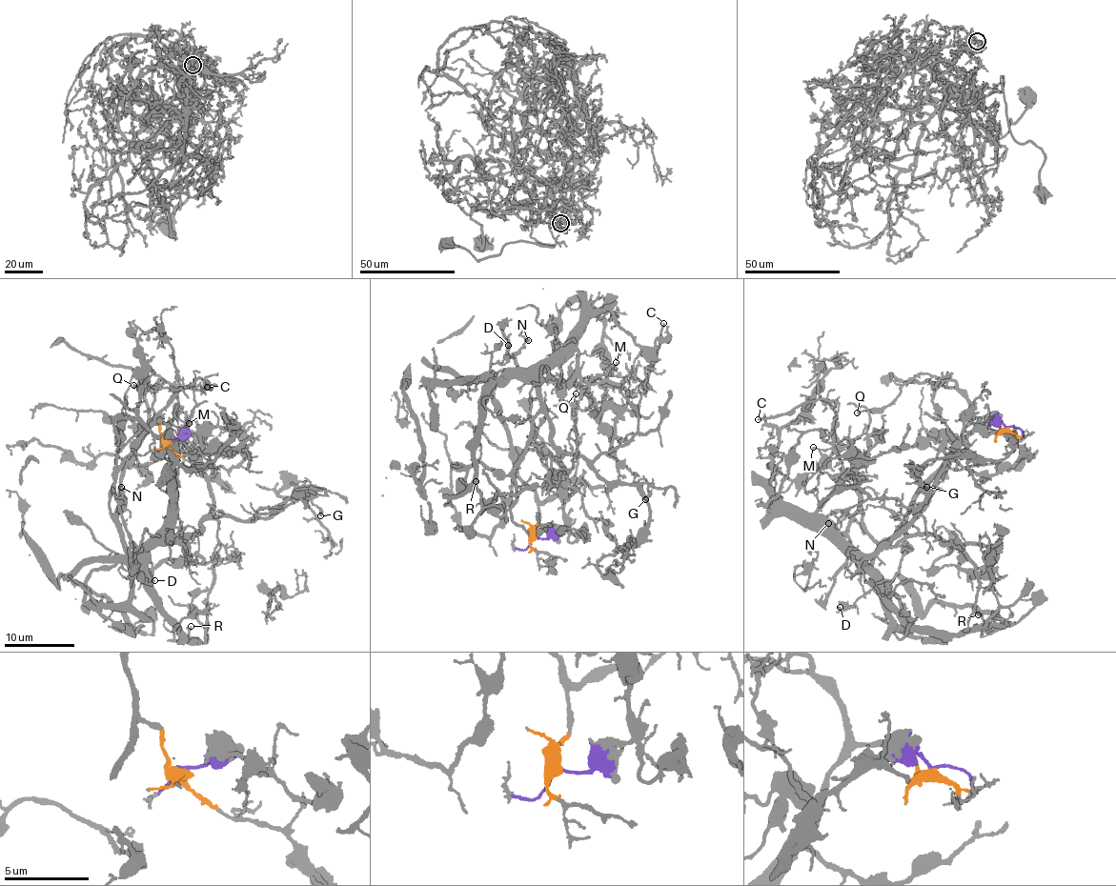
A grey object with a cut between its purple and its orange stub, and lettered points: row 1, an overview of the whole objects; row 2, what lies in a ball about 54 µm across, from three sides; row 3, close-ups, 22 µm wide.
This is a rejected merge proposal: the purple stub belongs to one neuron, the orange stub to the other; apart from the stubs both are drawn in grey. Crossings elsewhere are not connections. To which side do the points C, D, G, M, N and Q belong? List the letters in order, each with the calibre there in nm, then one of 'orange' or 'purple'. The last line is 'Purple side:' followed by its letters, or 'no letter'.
C: 150 nm | orange
D: 100 nm | orange
G: 220 nm | purple
M: 120 nm | purple
N: 160 nm | orange
Q: 140 nm | orange
Purple side: G, M

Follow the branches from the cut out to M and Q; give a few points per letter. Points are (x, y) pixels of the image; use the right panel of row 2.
M: (1005, 427), (981, 423), (961, 440), (931, 498), (861, 554), (818, 512), (842, 466), (813, 447)
Q: (1005, 427), (989, 417), (977, 418), (968, 398), (947, 379), (925, 373), (901, 387), (889, 405), (857, 412)

